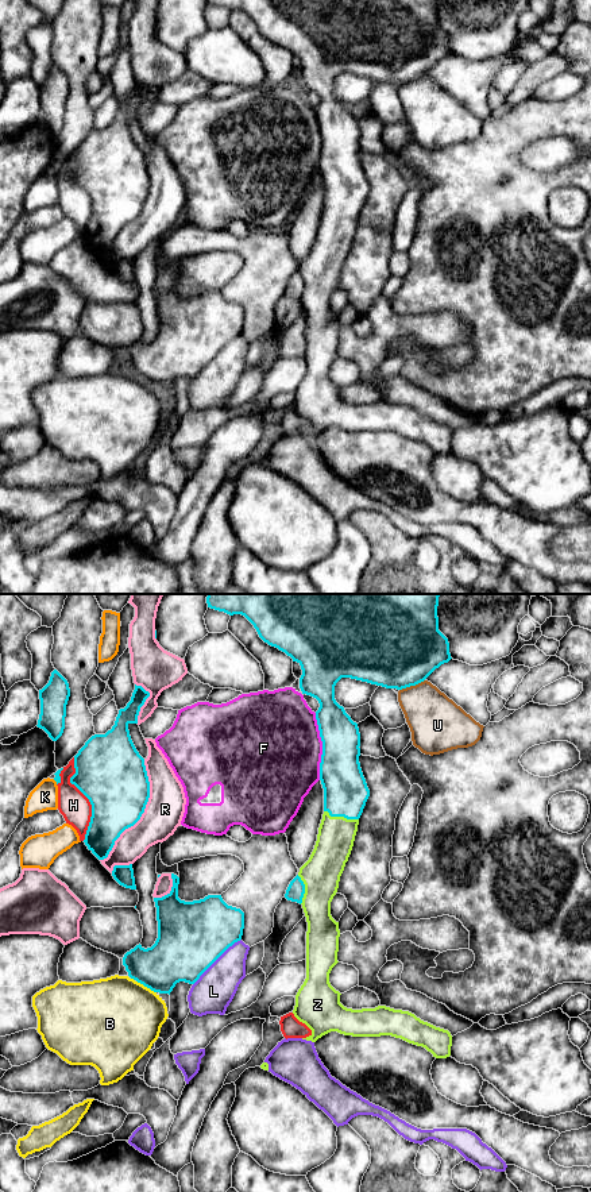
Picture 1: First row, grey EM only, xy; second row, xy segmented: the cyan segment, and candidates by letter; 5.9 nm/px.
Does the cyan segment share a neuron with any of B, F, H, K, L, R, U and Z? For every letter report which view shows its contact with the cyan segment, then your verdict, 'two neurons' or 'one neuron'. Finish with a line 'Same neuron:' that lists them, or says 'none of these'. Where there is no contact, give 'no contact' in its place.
B: xy | two neurons
F: xy | two neurons
H: xy | two neurons
K: xy | two neurons
L: xy | two neurons
R: xy | two neurons
U: xy | two neurons
Z: xy | one neuron
Same neuron: Z

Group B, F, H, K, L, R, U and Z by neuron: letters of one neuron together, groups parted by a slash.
B / F / H / K / L / R / U / Z

